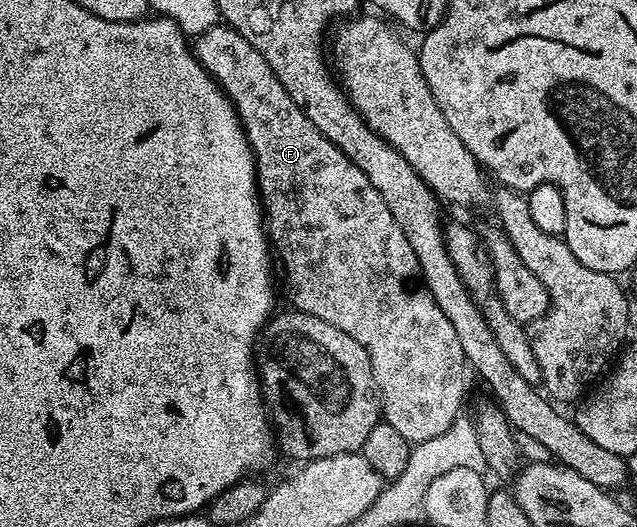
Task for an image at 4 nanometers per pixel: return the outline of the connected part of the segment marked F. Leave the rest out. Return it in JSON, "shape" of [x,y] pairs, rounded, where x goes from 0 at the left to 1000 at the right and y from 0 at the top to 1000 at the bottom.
{"shape":[[[341,44],[328,59],[305,72],[303,99],[306,110],[319,121],[320,135],[350,167],[350,178],[366,195],[375,220],[375,239],[381,243],[381,254],[388,260],[388,271],[394,281],[394,296],[399,300],[400,349],[416,414],[419,455],[429,474],[429,488],[436,509],[438,503],[444,509],[444,526],[451,531],[451,556],[457,562],[458,575],[463,577],[458,581],[471,594],[484,594],[498,605],[510,605],[510,613],[523,613],[523,620],[542,628],[542,636],[554,636],[554,643],[560,643],[560,651],[567,651],[567,658],[573,658],[573,666],[579,674],[579,689],[586,696],[589,731],[595,736],[598,791],[600,797],[611,803],[611,810],[620,812],[628,825],[636,825],[636,833],[647,841],[672,837],[692,825],[724,787],[725,776],[721,774],[727,769],[727,736],[733,731],[732,719],[727,717],[730,687],[724,649],[717,645],[717,634],[711,630],[705,605],[699,605],[692,583],[686,583],[680,560],[664,539],[655,484],[648,484],[648,469],[642,469],[642,454],[636,454],[636,438],[630,438],[630,431],[623,431],[623,416],[617,416],[617,400],[611,400],[611,393],[604,393],[604,378],[598,378],[598,362],[592,362],[592,355],[586,355],[586,347],[579,347],[579,340],[573,340],[573,324],[567,324],[531,279],[516,271],[516,264],[510,264],[504,256],[504,249],[498,249],[498,241],[491,241],[491,233],[485,233],[485,218],[479,218],[479,211],[473,211],[473,203],[466,203],[466,195],[460,195],[460,188],[454,188],[454,173],[447,173],[447,165],[441,165],[441,157],[435,150],[435,142],[429,142],[422,120],[416,120],[416,112],[394,87],[391,74],[385,74],[372,57],[364,55],[355,44]]]}

